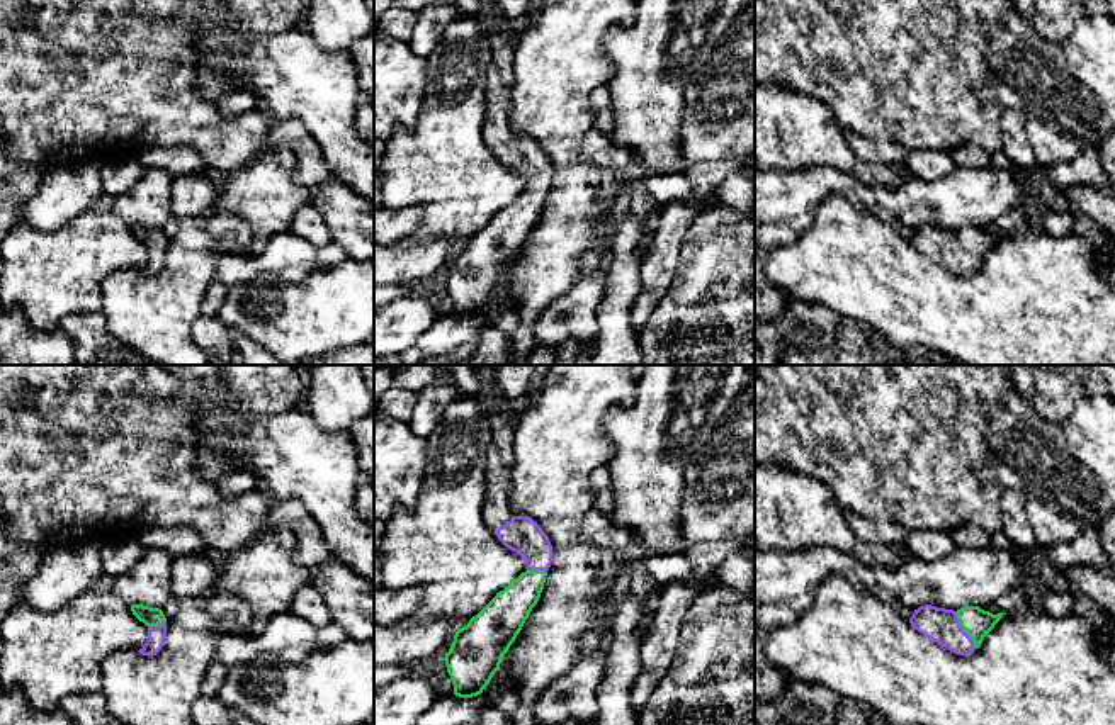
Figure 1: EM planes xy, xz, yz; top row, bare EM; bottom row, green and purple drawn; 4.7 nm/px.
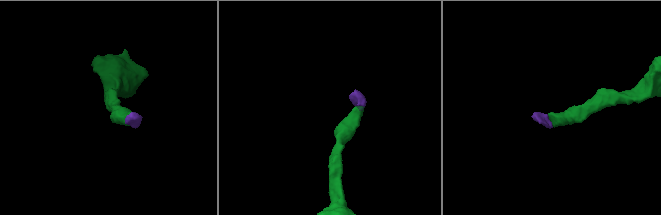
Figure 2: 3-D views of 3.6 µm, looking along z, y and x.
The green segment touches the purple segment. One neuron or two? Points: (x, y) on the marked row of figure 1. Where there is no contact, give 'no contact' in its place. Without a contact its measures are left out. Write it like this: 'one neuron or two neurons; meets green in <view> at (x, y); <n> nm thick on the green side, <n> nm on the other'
one neuron; meets green in yz at (964, 630); 140 nm thick on the green side, 160 nm on the other

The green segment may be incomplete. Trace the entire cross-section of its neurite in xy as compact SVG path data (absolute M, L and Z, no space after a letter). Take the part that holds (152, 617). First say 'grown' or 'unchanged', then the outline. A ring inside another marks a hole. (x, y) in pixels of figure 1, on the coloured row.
grown; M131 604L131 611L148 627L148 640L138 652L148 657L156 655L161 650L167 635L167 618L163 611L143 604Z

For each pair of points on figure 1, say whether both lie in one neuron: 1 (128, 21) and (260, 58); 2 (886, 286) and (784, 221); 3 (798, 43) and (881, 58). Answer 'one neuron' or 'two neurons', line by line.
1: two neurons
2: two neurons
3: one neuron

